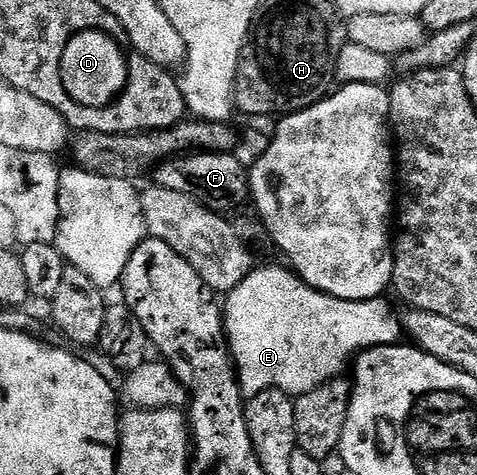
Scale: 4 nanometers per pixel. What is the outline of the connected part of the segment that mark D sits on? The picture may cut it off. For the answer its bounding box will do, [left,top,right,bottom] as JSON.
[61,28,130,109]

